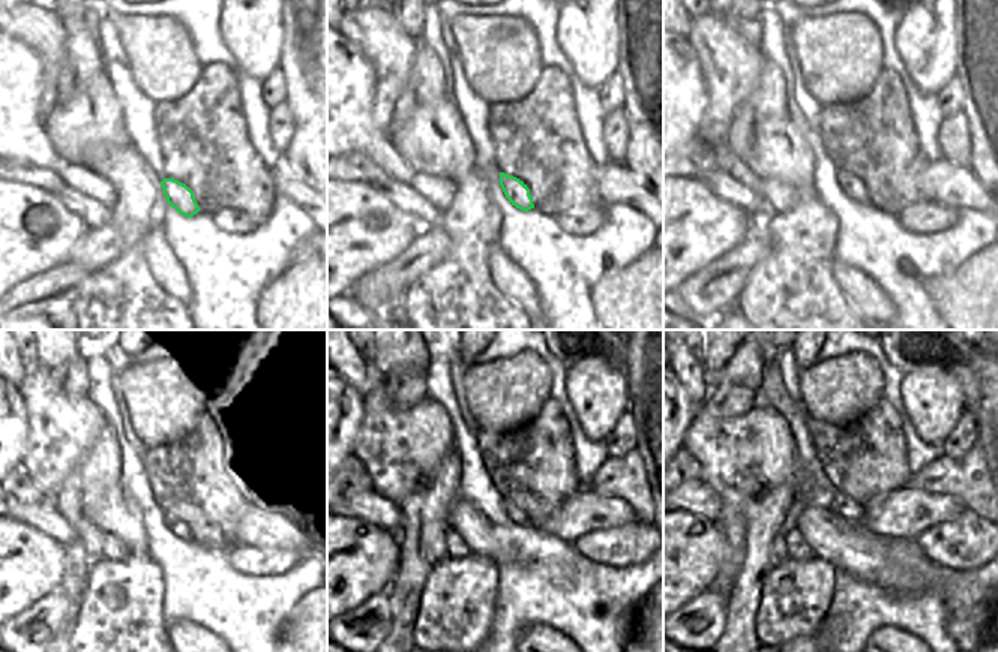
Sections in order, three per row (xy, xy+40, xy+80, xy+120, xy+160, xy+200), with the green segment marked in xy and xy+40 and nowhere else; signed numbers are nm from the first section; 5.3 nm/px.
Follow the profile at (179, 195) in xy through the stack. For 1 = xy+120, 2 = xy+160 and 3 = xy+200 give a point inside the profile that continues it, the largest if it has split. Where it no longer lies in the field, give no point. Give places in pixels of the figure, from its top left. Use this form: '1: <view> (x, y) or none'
1: xy+120 (177, 526)
2: xy+160 (514, 514)
3: xy+200 (841, 504)

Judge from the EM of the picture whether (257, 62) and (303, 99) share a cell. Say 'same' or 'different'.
different

